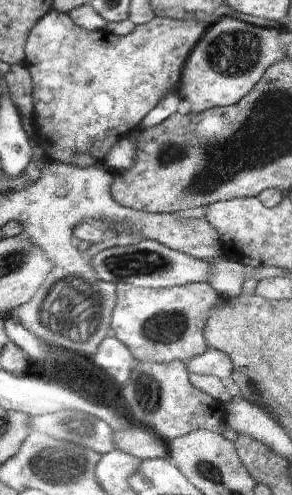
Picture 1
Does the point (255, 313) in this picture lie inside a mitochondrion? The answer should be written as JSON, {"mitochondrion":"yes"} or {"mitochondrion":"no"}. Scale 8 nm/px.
{"mitochondrion":"no"}

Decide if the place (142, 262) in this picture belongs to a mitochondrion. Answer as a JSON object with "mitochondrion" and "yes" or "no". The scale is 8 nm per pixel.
{"mitochondrion":"yes"}

